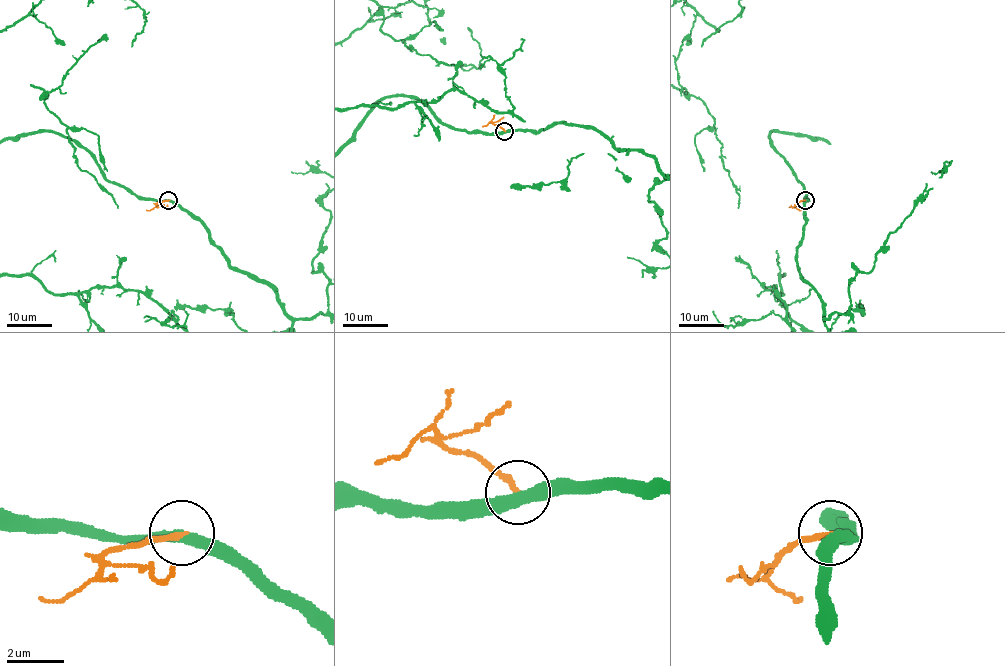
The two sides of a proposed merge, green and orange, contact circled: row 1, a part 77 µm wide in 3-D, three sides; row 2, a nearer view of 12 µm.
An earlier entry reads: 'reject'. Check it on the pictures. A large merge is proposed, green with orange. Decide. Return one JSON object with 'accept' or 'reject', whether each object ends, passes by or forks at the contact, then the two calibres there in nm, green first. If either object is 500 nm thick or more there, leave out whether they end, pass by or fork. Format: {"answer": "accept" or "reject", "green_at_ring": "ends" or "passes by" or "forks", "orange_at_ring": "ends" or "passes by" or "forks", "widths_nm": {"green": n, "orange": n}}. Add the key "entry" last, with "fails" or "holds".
{"answer": "reject", "green_at_ring": "passes by", "orange_at_ring": "ends", "widths_nm": {"green": 400, "orange": 190}, "entry": "holds"}

